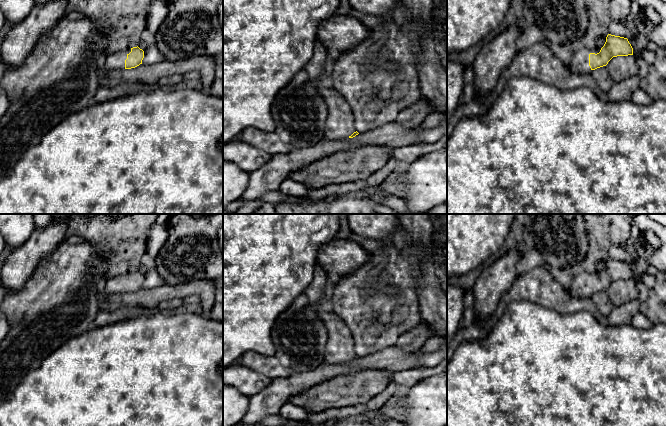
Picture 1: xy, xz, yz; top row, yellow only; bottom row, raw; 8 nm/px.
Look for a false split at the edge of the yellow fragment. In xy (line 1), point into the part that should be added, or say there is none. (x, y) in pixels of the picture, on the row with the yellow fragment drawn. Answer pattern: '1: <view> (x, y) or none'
1: xy (116, 61)

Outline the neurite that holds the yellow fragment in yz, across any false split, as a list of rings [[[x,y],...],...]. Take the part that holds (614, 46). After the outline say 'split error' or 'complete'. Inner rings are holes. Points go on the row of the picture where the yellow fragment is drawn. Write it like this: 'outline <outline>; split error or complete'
outline [[[608,34],[601,48],[585,48],[583,46],[573,51],[572,58],[566,68],[575,74],[590,74],[593,70],[606,66],[617,56],[633,55],[633,48],[627,38]]]; split error

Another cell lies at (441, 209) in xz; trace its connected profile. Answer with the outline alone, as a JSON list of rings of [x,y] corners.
[[[447,203],[433,207],[426,214],[447,214]]]

